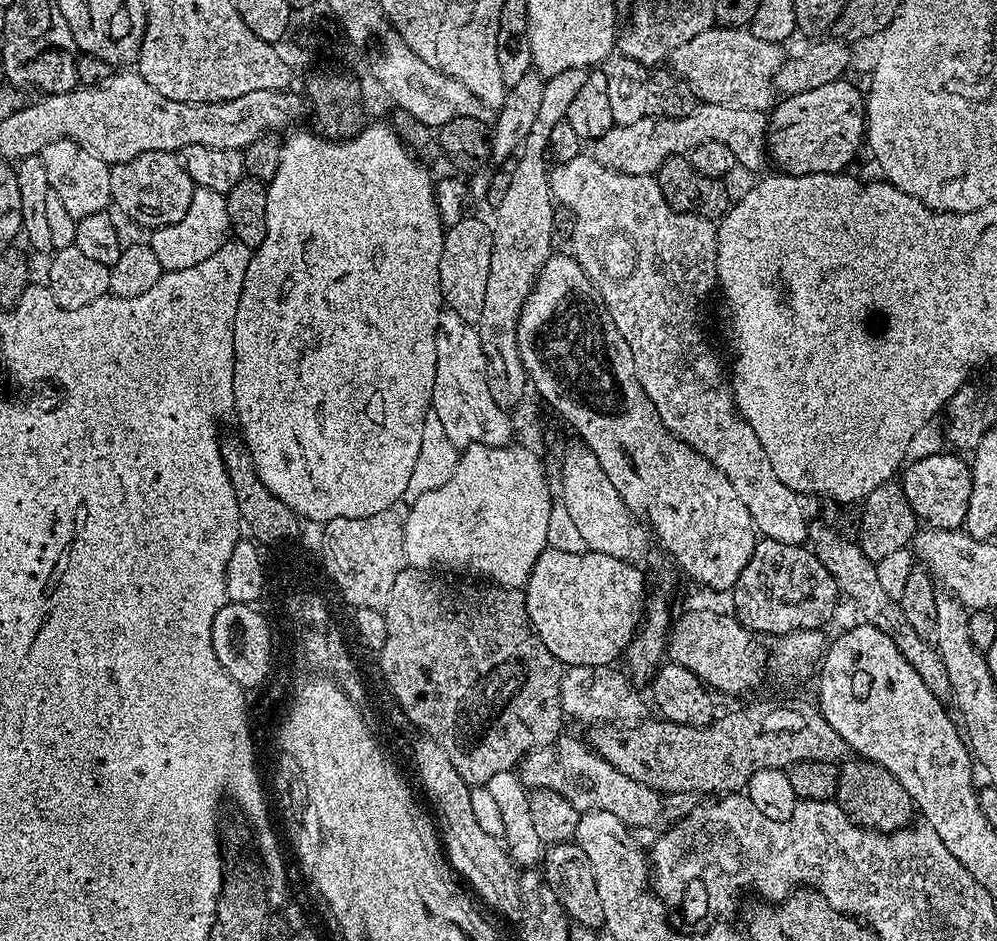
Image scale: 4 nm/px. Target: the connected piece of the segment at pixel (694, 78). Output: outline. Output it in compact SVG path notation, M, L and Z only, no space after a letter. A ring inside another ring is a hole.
M713 26L708 28L702 34L698 34L698 38L692 38L690 42L686 42L686 46L680 46L678 50L672 52L670 57L671 71L675 72L677 76L683 78L697 94L697 97L706 104L721 104L722 106L730 106L731 104L736 108L749 108L750 110L758 110L762 113L767 113L773 107L774 99L772 100L772 88L774 92L774 85L777 83L780 71L786 59L785 49L781 45L774 42L762 42L762 38L754 38L754 34L748 28L722 28Z

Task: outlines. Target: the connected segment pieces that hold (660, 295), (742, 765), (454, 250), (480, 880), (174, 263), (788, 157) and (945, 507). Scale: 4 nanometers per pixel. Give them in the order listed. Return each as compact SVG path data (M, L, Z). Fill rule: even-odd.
M581 154L565 164L557 163L551 169L550 179L555 203L560 206L565 204L572 211L573 218L576 219L576 225L572 228L573 249L571 248L571 251L582 266L584 273L592 279L594 286L602 294L602 298L606 302L606 310L610 310L610 318L614 318L614 322L618 326L618 334L622 334L622 338L626 338L626 342L630 346L630 354L634 354L638 382L642 382L642 390L646 390L650 402L654 402L654 410L658 410L658 418L666 426L666 430L670 430L670 434L674 434L682 442L689 444L695 452L702 453L715 468L722 470L722 474L726 474L726 478L730 478L730 486L734 486L738 498L742 498L746 510L750 510L750 518L756 524L757 533L761 537L774 542L803 545L808 539L810 517L804 513L804 504L800 501L801 493L790 487L784 480L777 461L776 464L772 461L773 453L764 448L762 442L758 442L758 434L754 434L752 427L740 415L740 409L736 407L736 395L732 393L732 385L726 375L726 368L720 365L720 360L716 357L711 342L708 341L708 332L704 329L704 323L708 320L708 299L711 298L712 291L715 293L718 288L717 225L713 221L689 212L674 211L666 202L666 198L662 198L662 190L658 186L655 175L635 176L625 172L615 172L602 167L591 154Z
M815 703L752 704L749 708L736 708L725 716L717 715L705 728L675 724L663 718L655 719L645 719L637 726L596 726L589 731L592 733L586 736L586 740L603 760L614 766L614 770L622 770L626 778L632 778L642 786L650 786L661 794L713 792L711 795L716 798L725 794L740 794L747 789L754 774L758 774L760 770L779 768L787 770L796 764L810 762L830 762L839 765L850 756L849 746L842 738L842 734L838 734L838 730L834 730L834 726L826 722L826 718Z
M465 214L456 224L447 225L440 263L440 289L447 311L479 325L482 306L486 303L486 286L490 279L490 254L494 250L494 234L489 221Z
M420 744L419 760L428 792L440 809L440 816L443 816L445 831L442 834L442 847L452 871L490 907L497 908L504 916L519 917L522 912L520 872L512 857L508 855L507 847L497 837L486 834L482 826L478 826L470 802L472 788L464 781L462 774L456 775L452 764L448 763L448 757L444 756L444 752L436 748L436 745Z
M197 188L192 195L190 210L186 210L186 218L182 218L182 222L151 229L150 236L150 245L164 272L190 270L190 266L206 262L206 258L210 258L210 254L218 254L232 236L227 195L209 188Z
M841 78L834 82L826 82L826 86L817 86L814 90L806 90L802 94L784 96L771 109L766 148L770 153L771 163L777 164L781 173L789 176L809 176L810 174L826 174L827 172L843 173L844 168L856 155L866 140L866 96L848 81Z
M941 450L933 456L911 461L903 469L902 487L906 498L916 514L917 521L923 522L929 528L941 528L942 530L964 528L966 514L970 510L972 469L969 461L963 460L960 456L963 455ZM951 454L956 456L951 456Z

